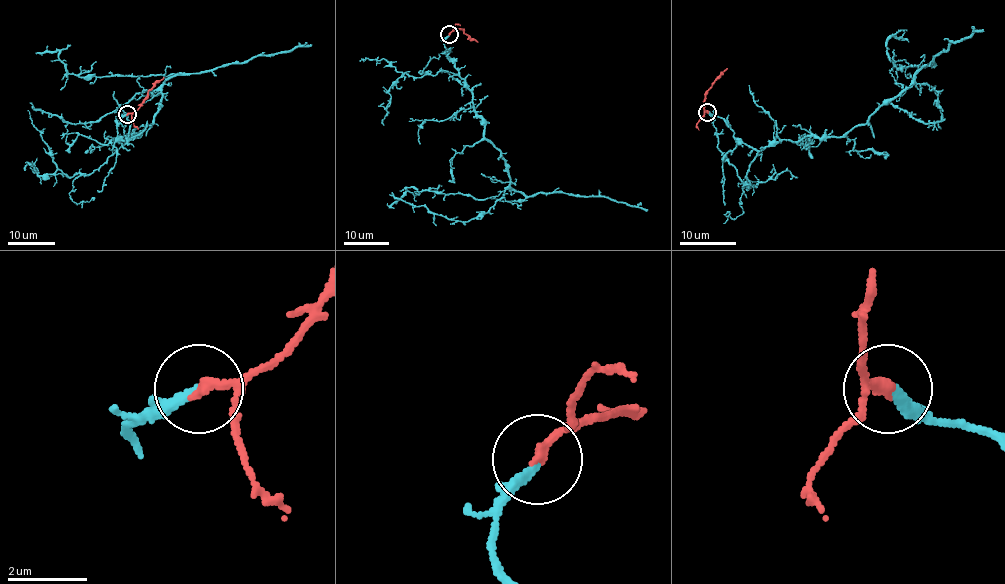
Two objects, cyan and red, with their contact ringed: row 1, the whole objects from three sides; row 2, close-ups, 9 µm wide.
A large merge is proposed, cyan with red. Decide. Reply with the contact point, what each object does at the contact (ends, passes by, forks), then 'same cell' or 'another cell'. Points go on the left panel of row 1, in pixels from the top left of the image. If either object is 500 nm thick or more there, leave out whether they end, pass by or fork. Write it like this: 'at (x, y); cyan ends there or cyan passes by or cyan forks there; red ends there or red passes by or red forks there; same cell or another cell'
at (127, 114); cyan ends there; red passes by; same cell

